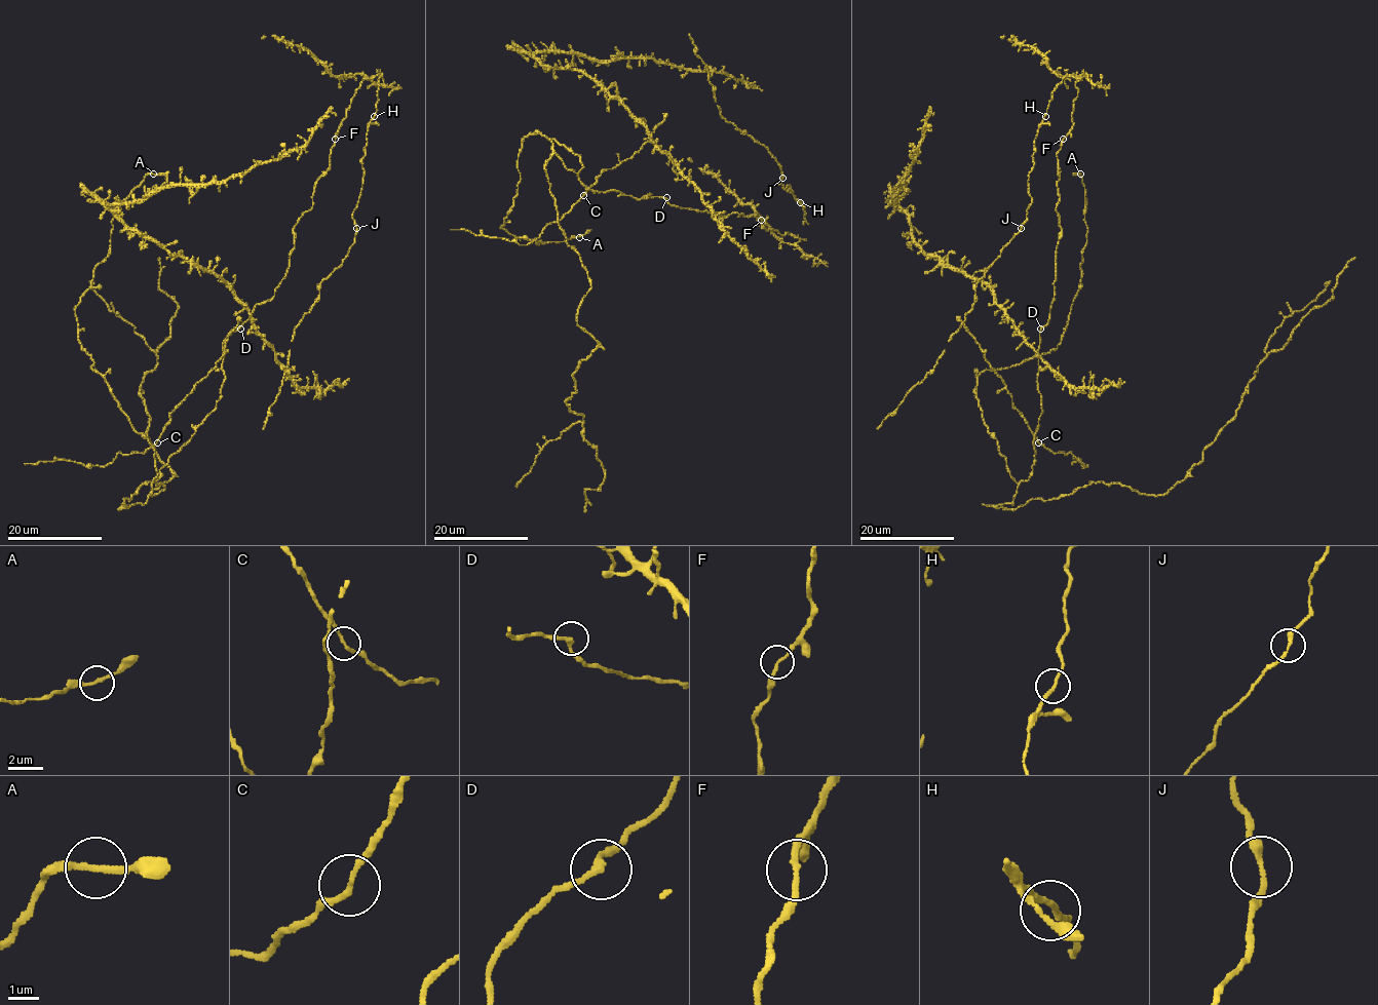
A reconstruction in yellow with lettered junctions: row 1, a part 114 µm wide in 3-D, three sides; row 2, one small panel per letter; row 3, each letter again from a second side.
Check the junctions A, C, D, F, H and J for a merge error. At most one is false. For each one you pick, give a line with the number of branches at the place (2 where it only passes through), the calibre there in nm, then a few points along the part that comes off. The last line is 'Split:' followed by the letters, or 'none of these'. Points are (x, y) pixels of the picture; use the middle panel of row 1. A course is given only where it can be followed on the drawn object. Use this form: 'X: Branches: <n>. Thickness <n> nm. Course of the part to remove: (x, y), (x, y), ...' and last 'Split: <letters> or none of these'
Split: none of these

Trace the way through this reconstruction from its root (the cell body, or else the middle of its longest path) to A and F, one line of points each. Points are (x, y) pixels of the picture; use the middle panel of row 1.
A: (668, 202), (585, 189), (580, 156), (530, 133), (501, 227), (538, 245), (579, 237)
F: (668, 202), (716, 211), (720, 218), (756, 213), (761, 220)

